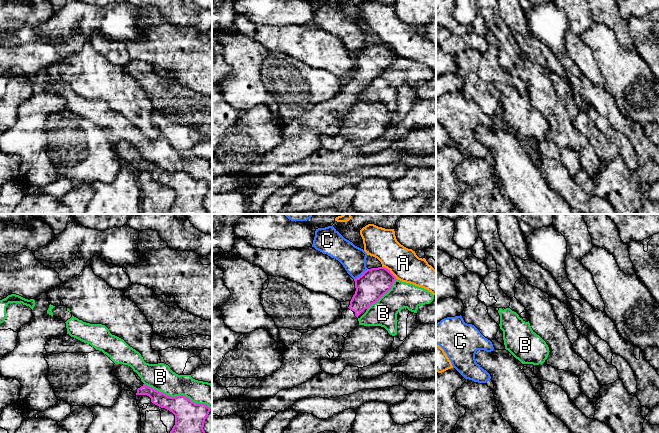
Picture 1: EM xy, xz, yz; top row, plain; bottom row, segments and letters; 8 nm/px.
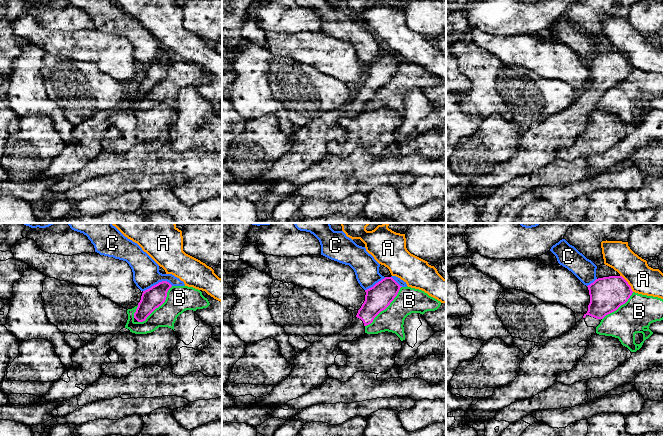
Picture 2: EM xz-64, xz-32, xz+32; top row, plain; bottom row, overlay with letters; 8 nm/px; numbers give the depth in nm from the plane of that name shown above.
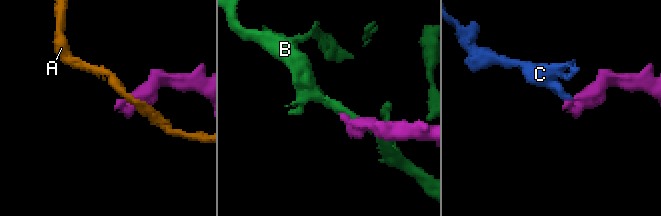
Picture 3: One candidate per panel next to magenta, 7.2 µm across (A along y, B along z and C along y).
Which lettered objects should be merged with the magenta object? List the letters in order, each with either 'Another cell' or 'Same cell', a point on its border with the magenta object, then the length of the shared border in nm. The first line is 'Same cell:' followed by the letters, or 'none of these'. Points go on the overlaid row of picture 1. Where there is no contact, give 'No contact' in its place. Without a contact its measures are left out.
Same cell: none of these
A: Another cell. Touches magenta at xz (389, 271). Shared border 160 nm
B: Another cell. Touches magenta at xy (178, 396). Shared border 600 nm
C: Another cell. Touches magenta at xz (361, 275). Shared border 140 nm

